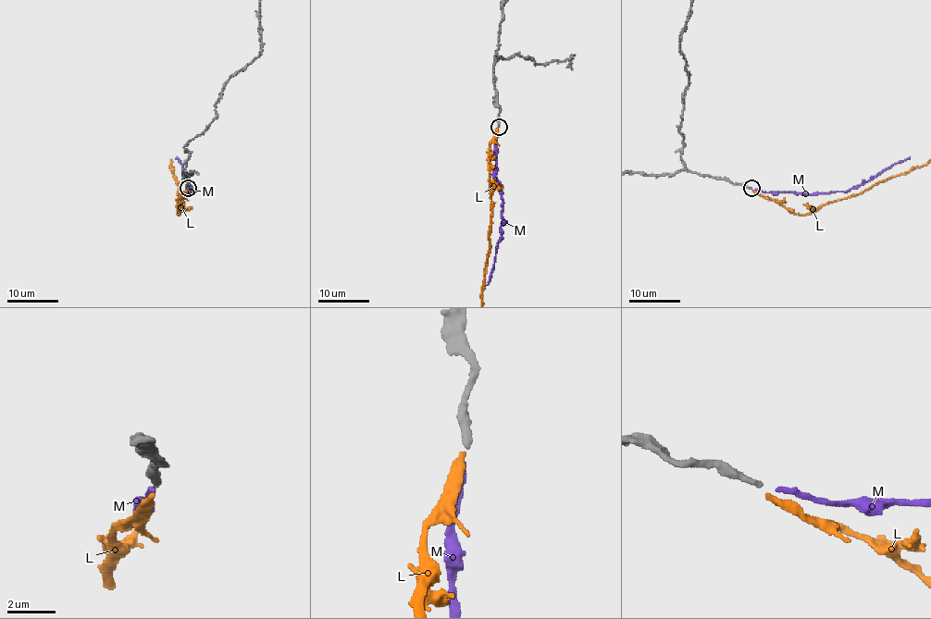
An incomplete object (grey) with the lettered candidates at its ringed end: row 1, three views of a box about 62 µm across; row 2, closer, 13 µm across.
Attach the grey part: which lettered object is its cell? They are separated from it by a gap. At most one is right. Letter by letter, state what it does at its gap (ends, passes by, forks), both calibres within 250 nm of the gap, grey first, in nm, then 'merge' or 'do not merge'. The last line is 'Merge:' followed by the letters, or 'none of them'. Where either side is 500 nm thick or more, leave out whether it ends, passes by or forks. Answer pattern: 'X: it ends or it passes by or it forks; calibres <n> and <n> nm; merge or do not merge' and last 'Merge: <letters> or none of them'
L: it ends; calibres 240 and 280 nm; do not merge
M: it ends; calibres 240 and 240 nm; merge
Merge: M

